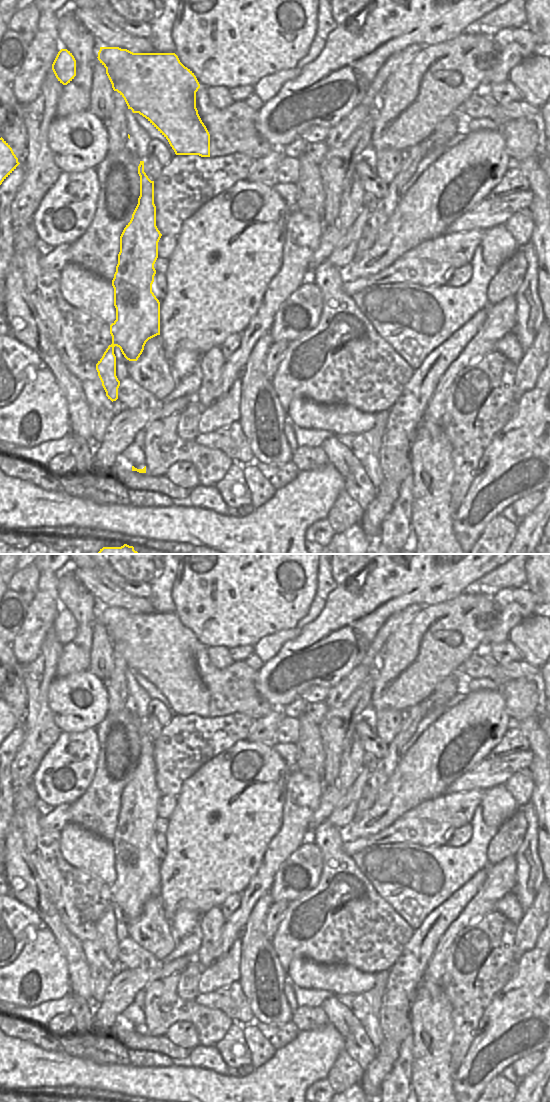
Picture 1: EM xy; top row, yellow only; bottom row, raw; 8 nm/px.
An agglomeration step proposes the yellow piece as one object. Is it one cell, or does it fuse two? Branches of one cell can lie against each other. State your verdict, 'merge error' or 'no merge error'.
no merge error

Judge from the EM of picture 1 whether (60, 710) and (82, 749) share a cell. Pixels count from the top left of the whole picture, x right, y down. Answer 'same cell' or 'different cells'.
different cells

